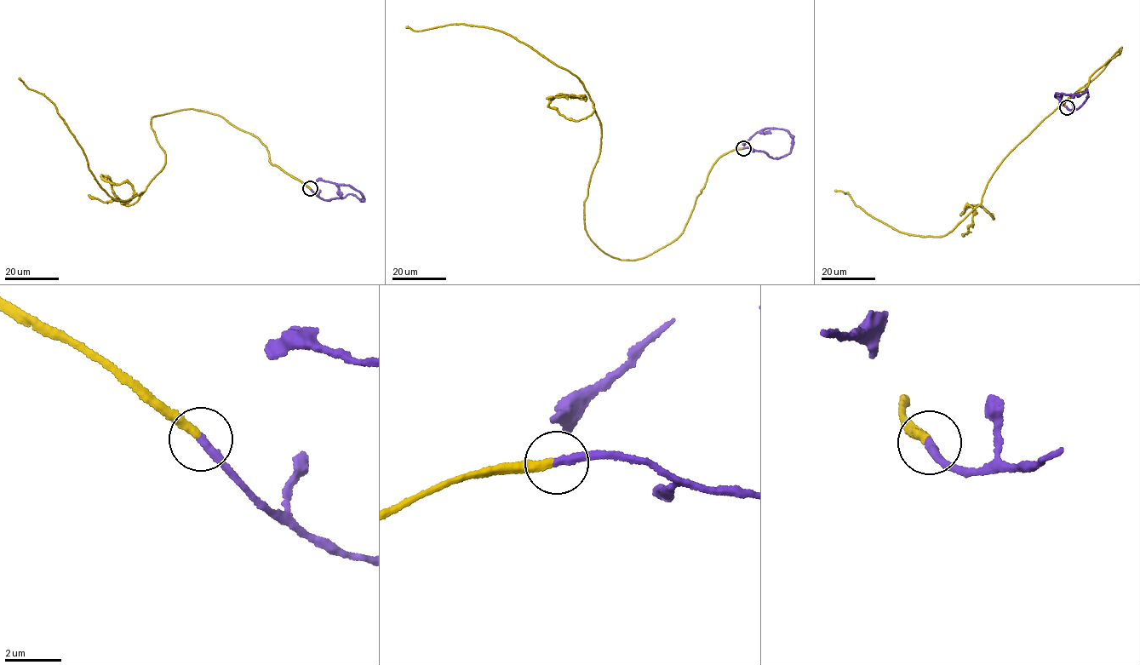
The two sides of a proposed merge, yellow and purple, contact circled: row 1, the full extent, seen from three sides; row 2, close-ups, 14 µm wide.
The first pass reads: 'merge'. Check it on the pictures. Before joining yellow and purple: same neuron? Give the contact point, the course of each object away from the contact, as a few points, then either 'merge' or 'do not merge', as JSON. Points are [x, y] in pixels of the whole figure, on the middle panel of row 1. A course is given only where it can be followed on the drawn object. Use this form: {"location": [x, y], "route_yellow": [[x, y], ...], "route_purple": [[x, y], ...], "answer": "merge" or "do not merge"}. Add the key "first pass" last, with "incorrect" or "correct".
{"location": [743, 148], "route_yellow": [[742, 148], [713, 165], [680, 235], [618, 259], [585, 226], [602, 134], [582, 83], [501, 31], [406, 26]], "route_purple": [[742, 148], [766, 152], [772, 157], [779, 158], [789, 152], [792, 137], [782, 129], [766, 128], [742, 144]], "answer": "merge", "first pass": "correct"}

